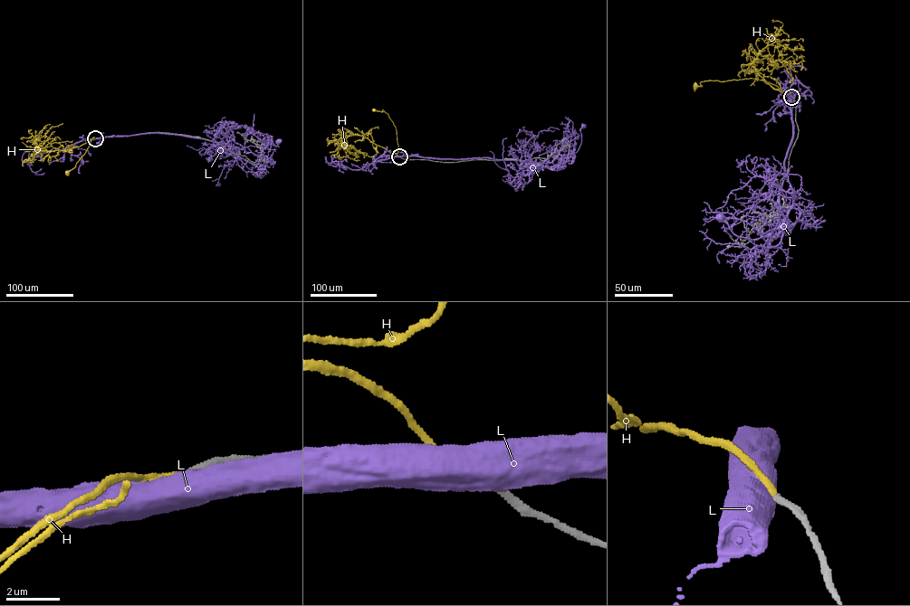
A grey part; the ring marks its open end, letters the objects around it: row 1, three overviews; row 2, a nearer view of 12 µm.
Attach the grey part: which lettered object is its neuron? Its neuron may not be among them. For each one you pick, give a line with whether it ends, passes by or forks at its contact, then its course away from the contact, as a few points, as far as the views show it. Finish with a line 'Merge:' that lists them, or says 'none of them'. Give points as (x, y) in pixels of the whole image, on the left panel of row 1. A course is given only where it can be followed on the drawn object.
H: it ends | via (96, 138), (90, 141), (92, 137), (75, 166), (67, 173)
Merge: H

